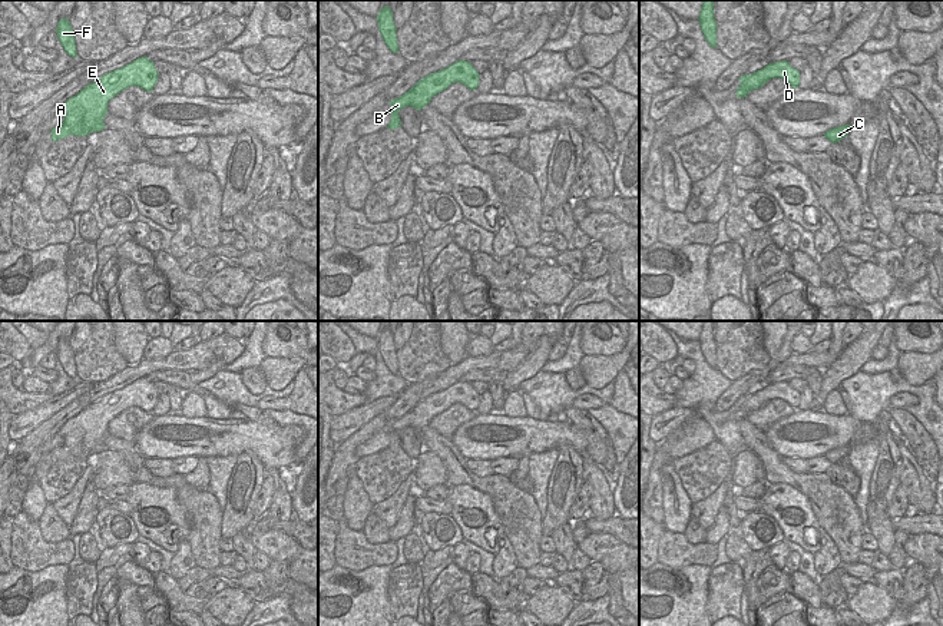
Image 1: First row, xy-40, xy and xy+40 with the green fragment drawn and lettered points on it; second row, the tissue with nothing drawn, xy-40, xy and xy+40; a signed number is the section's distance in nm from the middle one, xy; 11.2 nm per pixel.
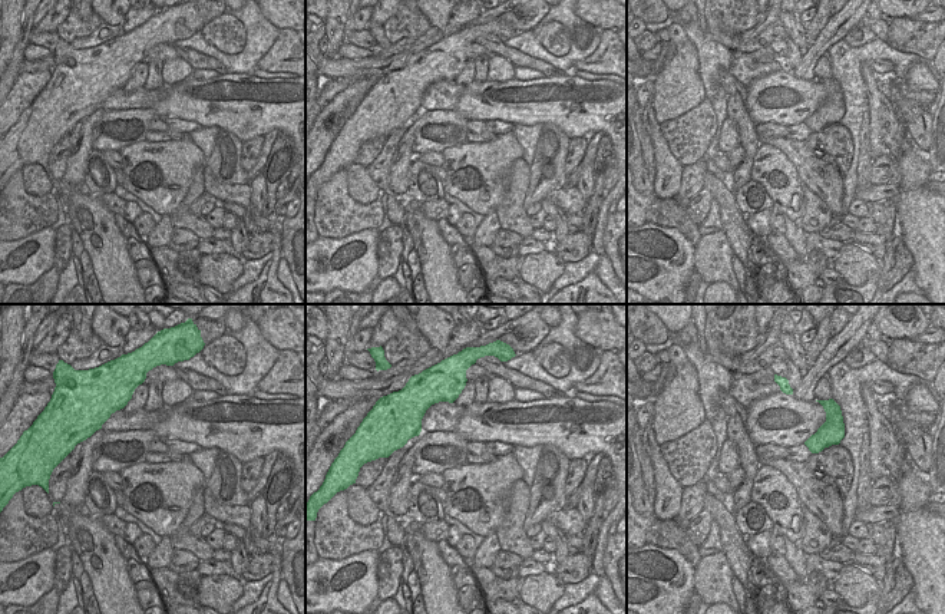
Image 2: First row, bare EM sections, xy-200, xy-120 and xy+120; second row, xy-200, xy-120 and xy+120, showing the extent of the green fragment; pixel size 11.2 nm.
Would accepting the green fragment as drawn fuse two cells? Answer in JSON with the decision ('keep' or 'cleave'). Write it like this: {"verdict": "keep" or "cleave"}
{"verdict": "keep"}

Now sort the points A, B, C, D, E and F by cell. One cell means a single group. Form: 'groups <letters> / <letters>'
groups A B C D E F

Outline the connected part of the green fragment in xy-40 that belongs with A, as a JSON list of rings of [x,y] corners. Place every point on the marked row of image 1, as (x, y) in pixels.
[[[143,56],[89,83],[59,109],[57,113],[64,122],[49,130],[52,140],[64,139],[69,135],[87,136],[92,132],[103,130],[109,100],[129,86],[152,92],[158,76],[153,60]]]

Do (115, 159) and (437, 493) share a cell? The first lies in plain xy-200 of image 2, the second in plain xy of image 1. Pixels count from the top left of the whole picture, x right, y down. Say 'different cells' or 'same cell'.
same cell

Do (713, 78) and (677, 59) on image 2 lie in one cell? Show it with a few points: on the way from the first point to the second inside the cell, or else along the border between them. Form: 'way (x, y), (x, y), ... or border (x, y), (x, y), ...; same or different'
border (689, 39), (696, 49), (697, 73), (706, 96); different

